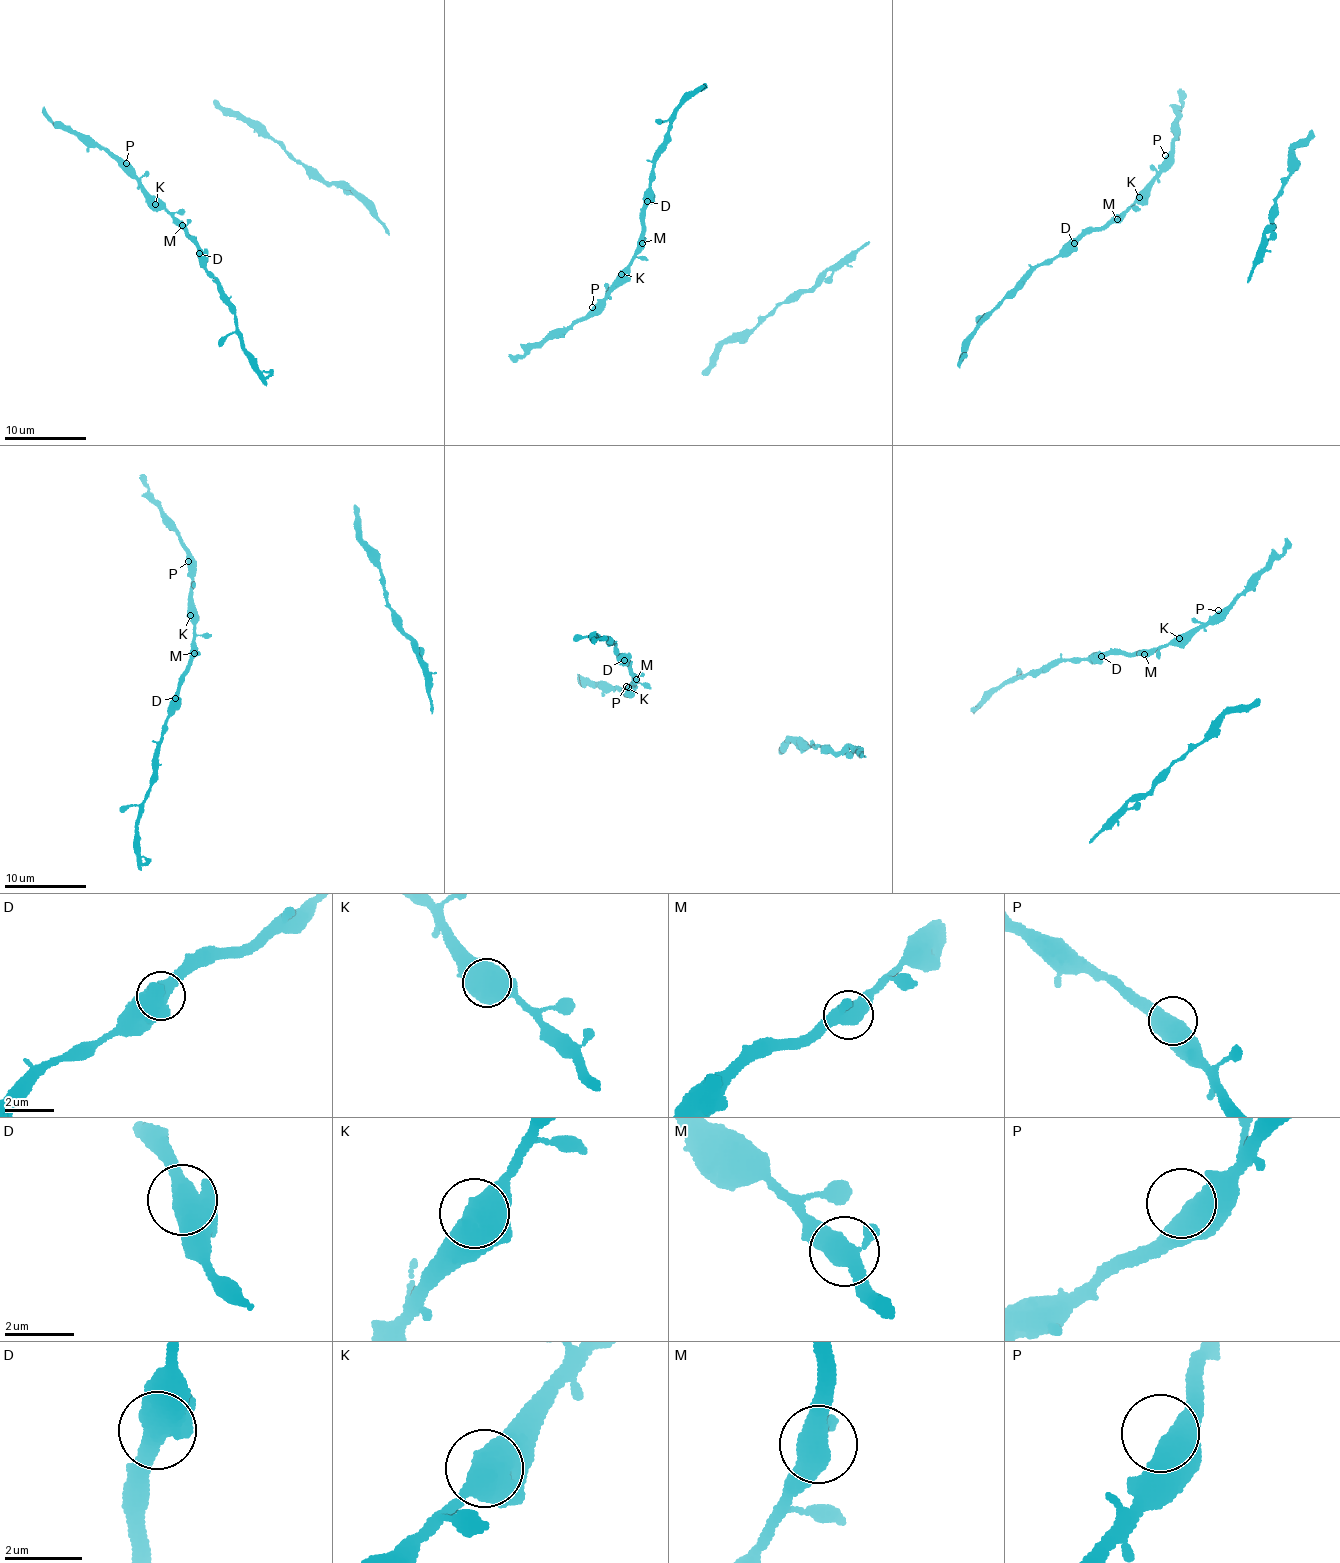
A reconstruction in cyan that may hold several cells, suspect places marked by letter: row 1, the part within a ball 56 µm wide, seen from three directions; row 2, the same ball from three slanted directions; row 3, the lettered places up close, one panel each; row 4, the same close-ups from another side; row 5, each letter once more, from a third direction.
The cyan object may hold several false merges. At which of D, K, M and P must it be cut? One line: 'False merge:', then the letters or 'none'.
False merge: none

